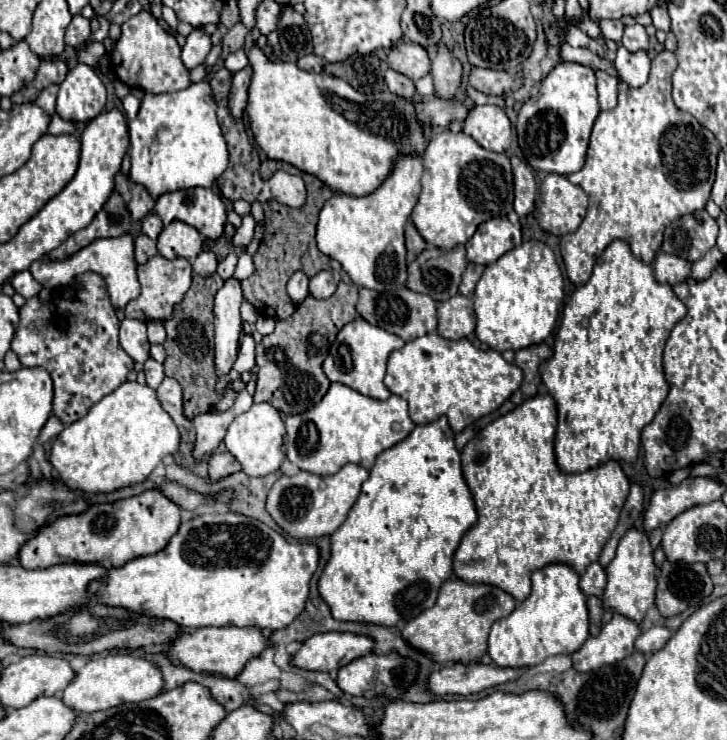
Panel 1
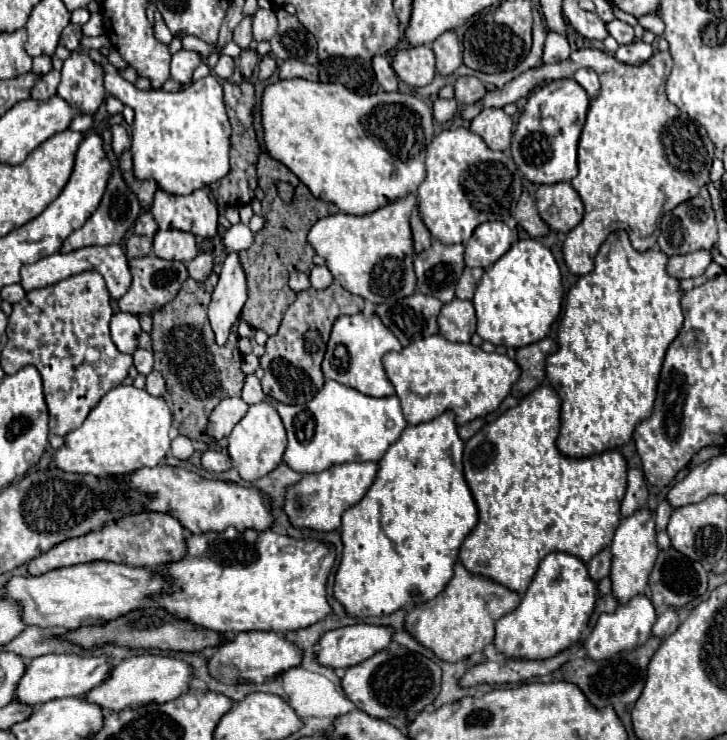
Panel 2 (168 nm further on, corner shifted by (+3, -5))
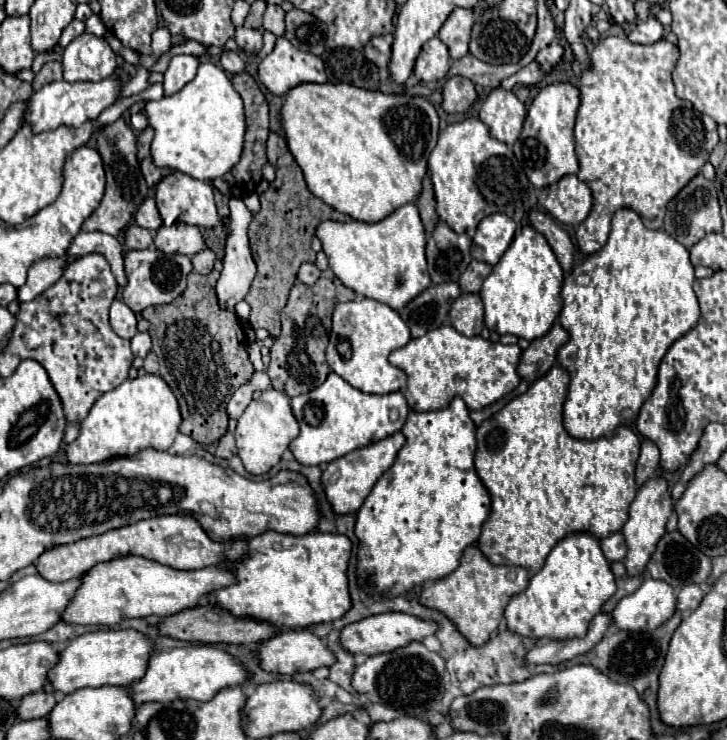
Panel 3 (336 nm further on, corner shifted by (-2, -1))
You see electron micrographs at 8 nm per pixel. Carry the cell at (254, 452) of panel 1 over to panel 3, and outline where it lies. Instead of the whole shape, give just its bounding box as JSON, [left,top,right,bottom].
[235,388,299,474]

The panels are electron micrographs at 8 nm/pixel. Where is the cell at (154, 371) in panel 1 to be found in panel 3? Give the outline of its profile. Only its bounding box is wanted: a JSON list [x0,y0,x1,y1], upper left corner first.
[131,332,151,358]

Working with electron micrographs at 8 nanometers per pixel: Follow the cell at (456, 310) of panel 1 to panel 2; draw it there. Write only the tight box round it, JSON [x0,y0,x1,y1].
[438,298,476,342]

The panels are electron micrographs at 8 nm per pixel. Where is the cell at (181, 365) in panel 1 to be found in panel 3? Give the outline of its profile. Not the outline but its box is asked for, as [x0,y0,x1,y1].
[143,270,255,446]

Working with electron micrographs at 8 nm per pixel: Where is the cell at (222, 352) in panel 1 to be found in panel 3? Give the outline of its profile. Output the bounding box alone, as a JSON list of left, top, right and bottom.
[217,198,255,310]

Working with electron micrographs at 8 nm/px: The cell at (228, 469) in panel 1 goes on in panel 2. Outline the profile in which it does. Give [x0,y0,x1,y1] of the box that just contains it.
[202,450,232,472]

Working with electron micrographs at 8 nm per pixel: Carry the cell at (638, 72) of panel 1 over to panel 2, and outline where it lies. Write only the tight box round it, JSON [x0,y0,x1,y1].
[616,40,652,64]

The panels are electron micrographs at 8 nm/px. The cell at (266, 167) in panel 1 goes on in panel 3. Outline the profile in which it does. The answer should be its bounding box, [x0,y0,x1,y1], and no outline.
[245,132,335,338]

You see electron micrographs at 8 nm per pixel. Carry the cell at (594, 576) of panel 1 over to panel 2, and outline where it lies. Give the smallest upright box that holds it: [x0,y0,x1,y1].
[588,548,612,580]

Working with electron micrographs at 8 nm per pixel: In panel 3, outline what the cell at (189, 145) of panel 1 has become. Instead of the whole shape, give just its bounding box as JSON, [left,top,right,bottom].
[145,64,245,180]

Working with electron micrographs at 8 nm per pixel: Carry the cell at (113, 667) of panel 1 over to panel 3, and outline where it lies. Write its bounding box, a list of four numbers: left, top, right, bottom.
[129,646,247,702]

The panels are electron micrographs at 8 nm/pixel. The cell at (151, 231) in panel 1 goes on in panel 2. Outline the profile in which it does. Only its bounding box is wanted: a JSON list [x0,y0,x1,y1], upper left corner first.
[134,210,158,236]

